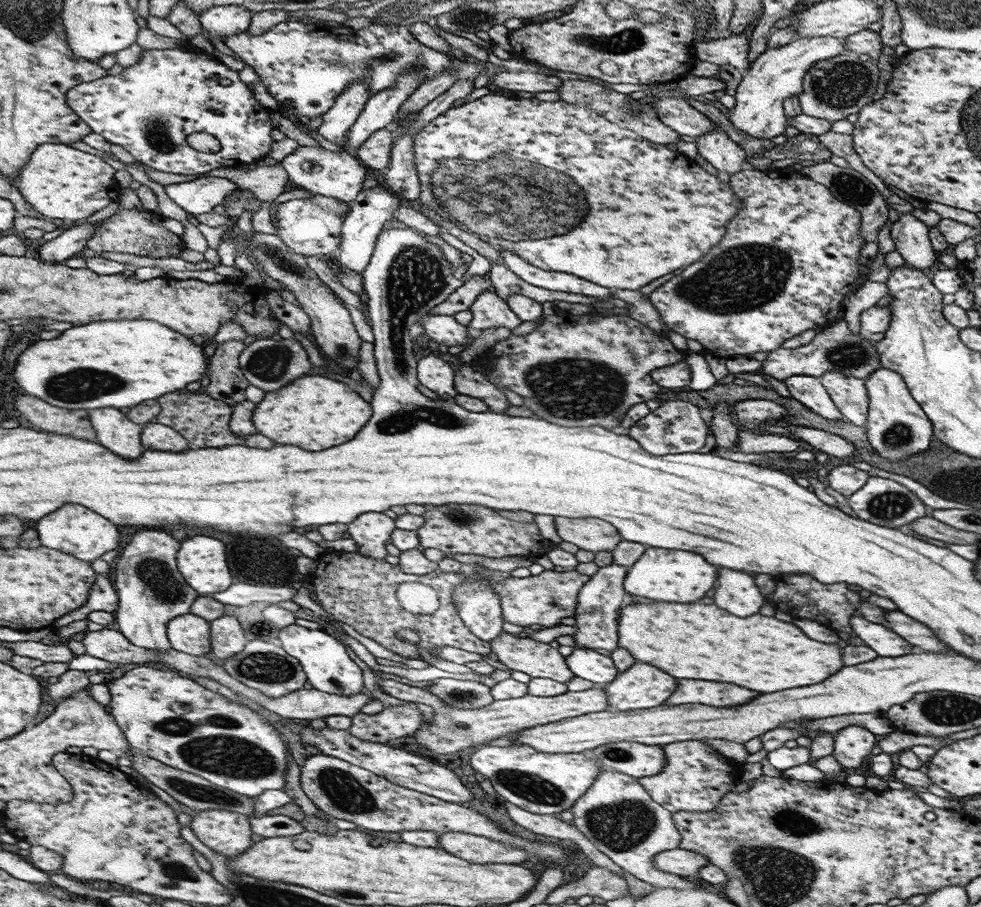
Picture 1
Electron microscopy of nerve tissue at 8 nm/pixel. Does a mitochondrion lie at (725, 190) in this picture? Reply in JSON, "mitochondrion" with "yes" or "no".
{"mitochondrion":"no"}

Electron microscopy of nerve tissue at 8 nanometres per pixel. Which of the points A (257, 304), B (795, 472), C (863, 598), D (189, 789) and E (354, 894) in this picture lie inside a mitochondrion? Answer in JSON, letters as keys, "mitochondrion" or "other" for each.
{"A":"other","B":"other","C":"other","D":"mitochondrion","E":"mitochondrion"}

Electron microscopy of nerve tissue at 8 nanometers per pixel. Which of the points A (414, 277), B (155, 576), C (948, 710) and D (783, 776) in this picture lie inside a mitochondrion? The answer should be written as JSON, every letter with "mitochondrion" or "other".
{"A":"mitochondrion","B":"mitochondrion","C":"mitochondrion","D":"other"}

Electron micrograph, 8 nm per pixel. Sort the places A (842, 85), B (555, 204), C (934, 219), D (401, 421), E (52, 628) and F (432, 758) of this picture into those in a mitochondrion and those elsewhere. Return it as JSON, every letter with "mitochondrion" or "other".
{"A":"mitochondrion","B":"mitochondrion","C":"other","D":"mitochondrion","E":"other","F":"other"}

